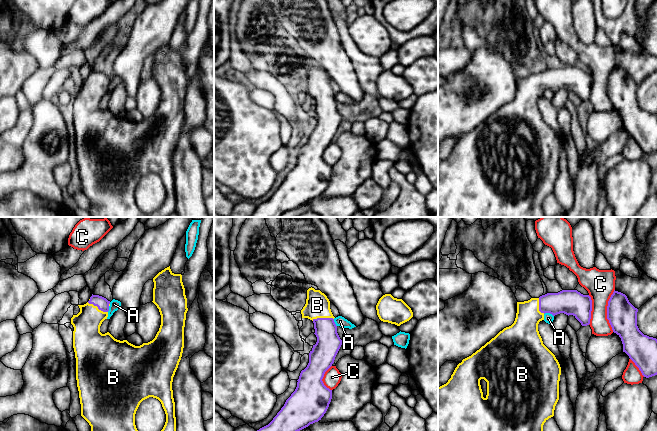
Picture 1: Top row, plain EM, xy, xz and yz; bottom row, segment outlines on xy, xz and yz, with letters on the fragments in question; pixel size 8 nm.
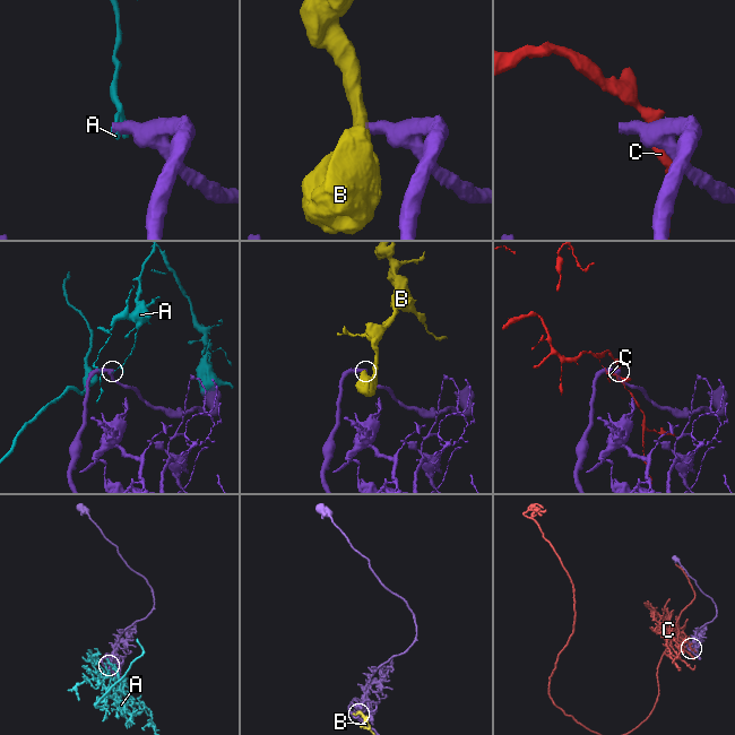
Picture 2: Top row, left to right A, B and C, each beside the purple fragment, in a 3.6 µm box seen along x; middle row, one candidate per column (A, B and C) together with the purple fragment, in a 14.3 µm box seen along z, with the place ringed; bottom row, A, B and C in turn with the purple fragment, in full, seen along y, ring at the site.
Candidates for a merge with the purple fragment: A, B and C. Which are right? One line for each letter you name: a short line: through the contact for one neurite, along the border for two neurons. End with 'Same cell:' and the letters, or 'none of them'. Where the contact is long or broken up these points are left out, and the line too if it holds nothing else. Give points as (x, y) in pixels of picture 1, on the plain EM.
B: line xz (328, 119), (322, 94), (317, 81)
Same cell: B

